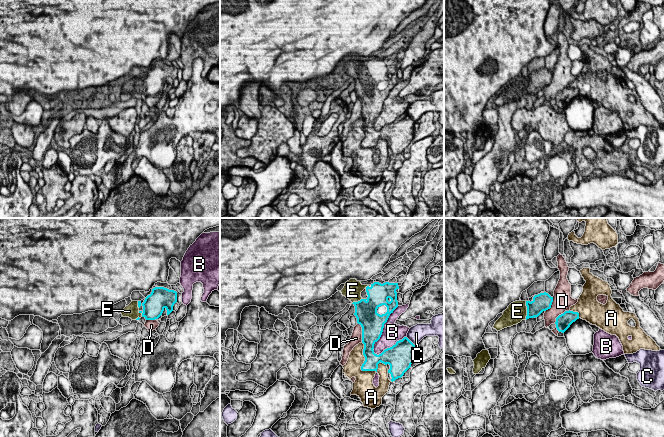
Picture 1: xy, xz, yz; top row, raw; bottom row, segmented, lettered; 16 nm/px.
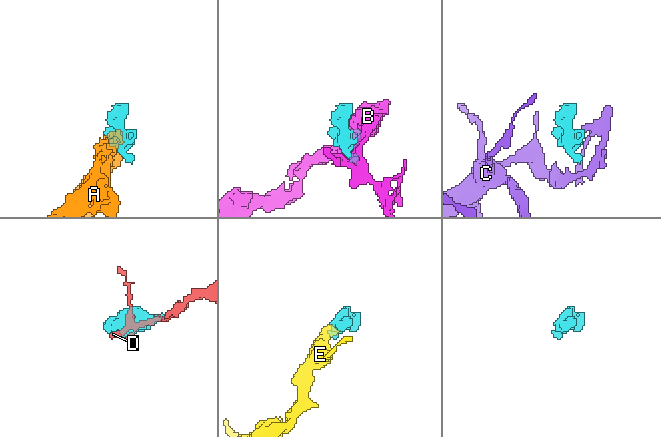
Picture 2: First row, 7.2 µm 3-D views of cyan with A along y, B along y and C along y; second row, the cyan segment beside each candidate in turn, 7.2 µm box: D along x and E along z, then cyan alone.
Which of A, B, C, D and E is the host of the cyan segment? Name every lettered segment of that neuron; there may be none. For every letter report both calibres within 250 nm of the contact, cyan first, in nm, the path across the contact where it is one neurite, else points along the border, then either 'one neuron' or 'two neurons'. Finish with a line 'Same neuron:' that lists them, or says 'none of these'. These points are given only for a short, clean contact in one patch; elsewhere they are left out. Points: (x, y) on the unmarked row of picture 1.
A: 240 nm thick on the cyan side, 320 nm on the other; two neurons
B: 380 nm thick on the cyan side, 300 nm on the other; two neurons
C: 360 nm thick on the cyan side, 260 nm on the other; border along xz (406, 112), (414, 121); two neurons
D: 380 nm thick on the cyan side, 190 nm on the other; two neurons
E: 280 nm thick on the cyan side, 320 nm on the other; one neuron
Same neuron: E

